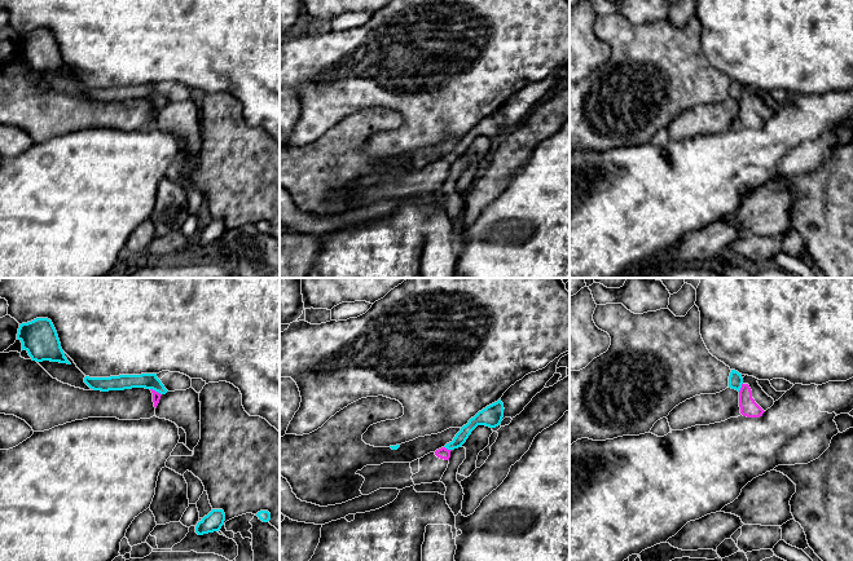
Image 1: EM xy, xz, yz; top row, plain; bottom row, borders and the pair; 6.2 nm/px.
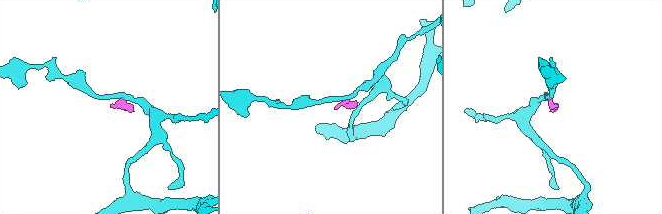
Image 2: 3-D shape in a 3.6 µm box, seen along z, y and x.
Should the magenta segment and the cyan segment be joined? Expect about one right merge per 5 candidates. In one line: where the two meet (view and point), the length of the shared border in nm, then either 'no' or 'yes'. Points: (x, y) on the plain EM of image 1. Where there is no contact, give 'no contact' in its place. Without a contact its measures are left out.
xy (154, 101) | 80 nm | no

